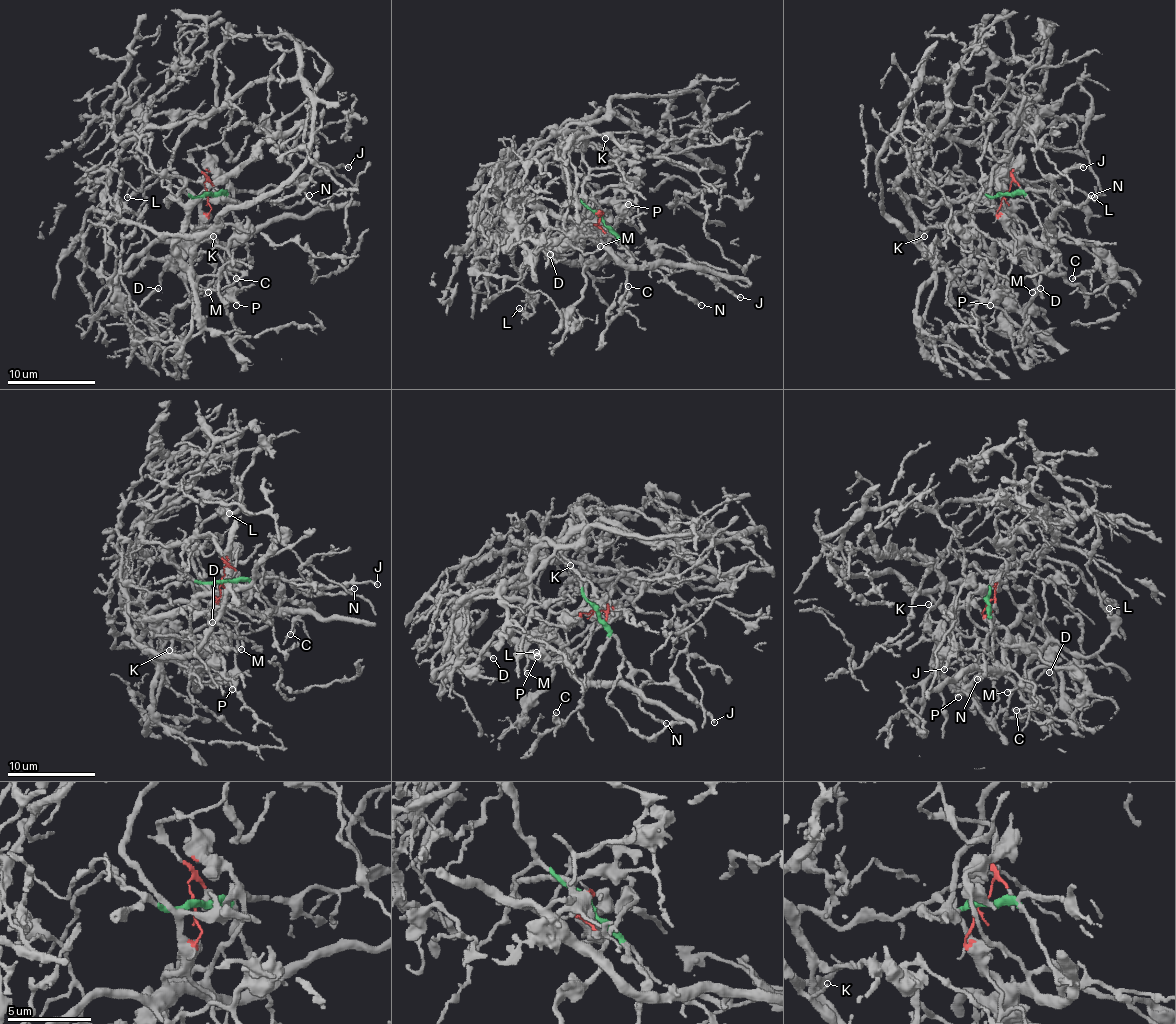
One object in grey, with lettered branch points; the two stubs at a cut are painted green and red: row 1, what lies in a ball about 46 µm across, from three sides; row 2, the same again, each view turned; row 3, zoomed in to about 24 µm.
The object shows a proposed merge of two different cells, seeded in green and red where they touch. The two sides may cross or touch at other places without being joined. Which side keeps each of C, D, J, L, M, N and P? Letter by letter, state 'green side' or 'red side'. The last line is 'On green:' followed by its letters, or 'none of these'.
C: green side
D: red side
J: green side
L: green side
M: red side
N: green side
P: red side
On green: C, J, L, N

